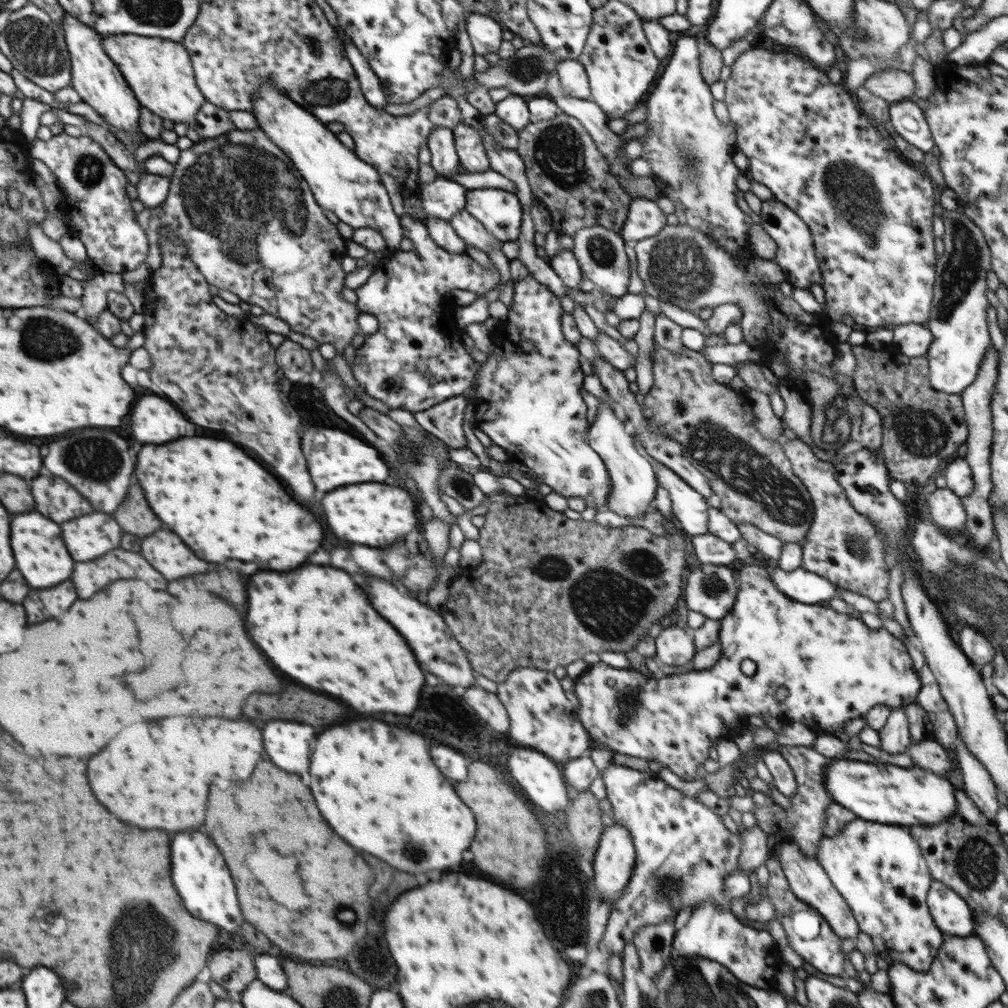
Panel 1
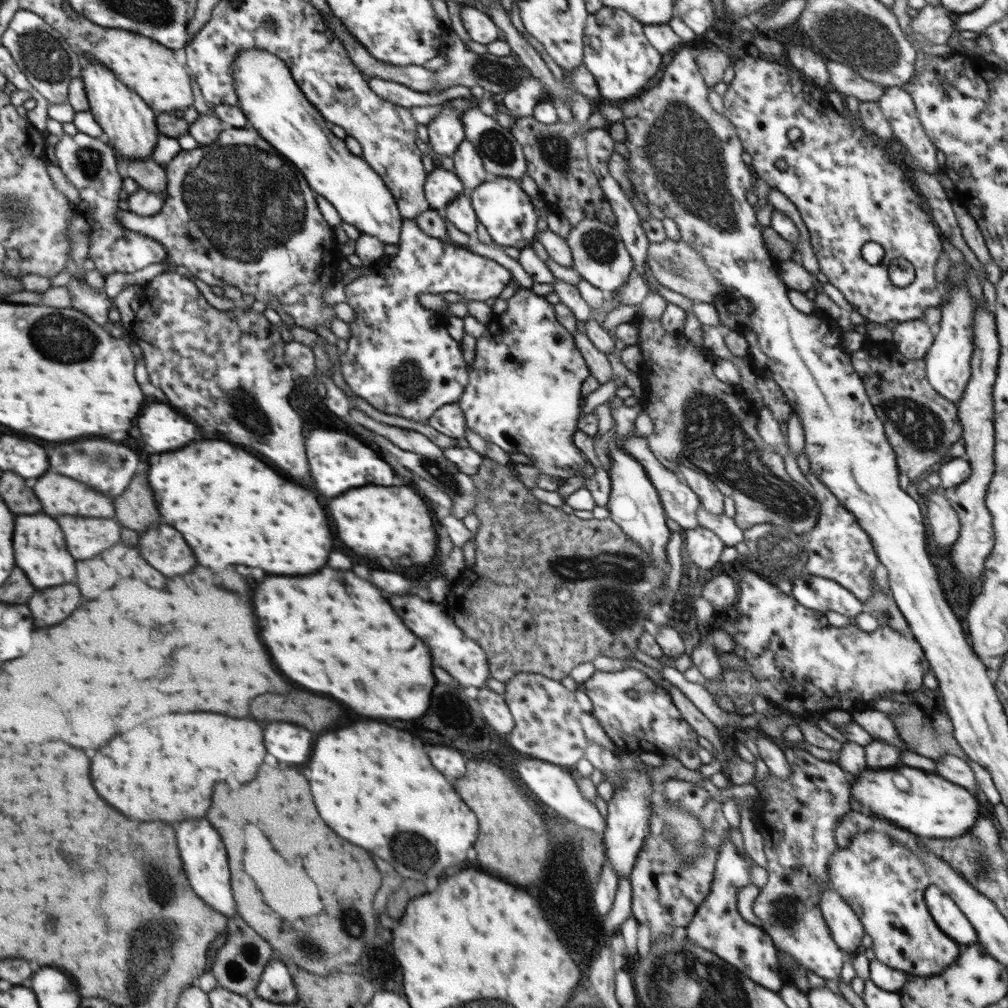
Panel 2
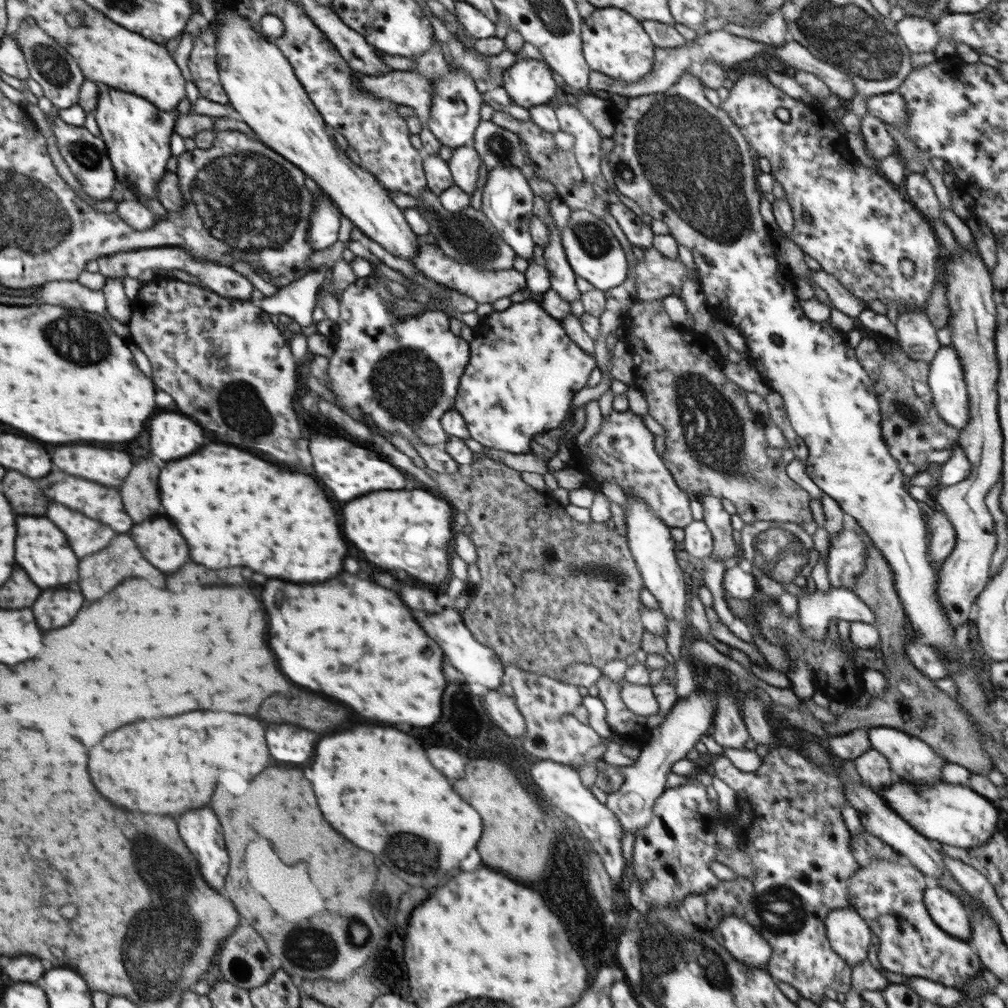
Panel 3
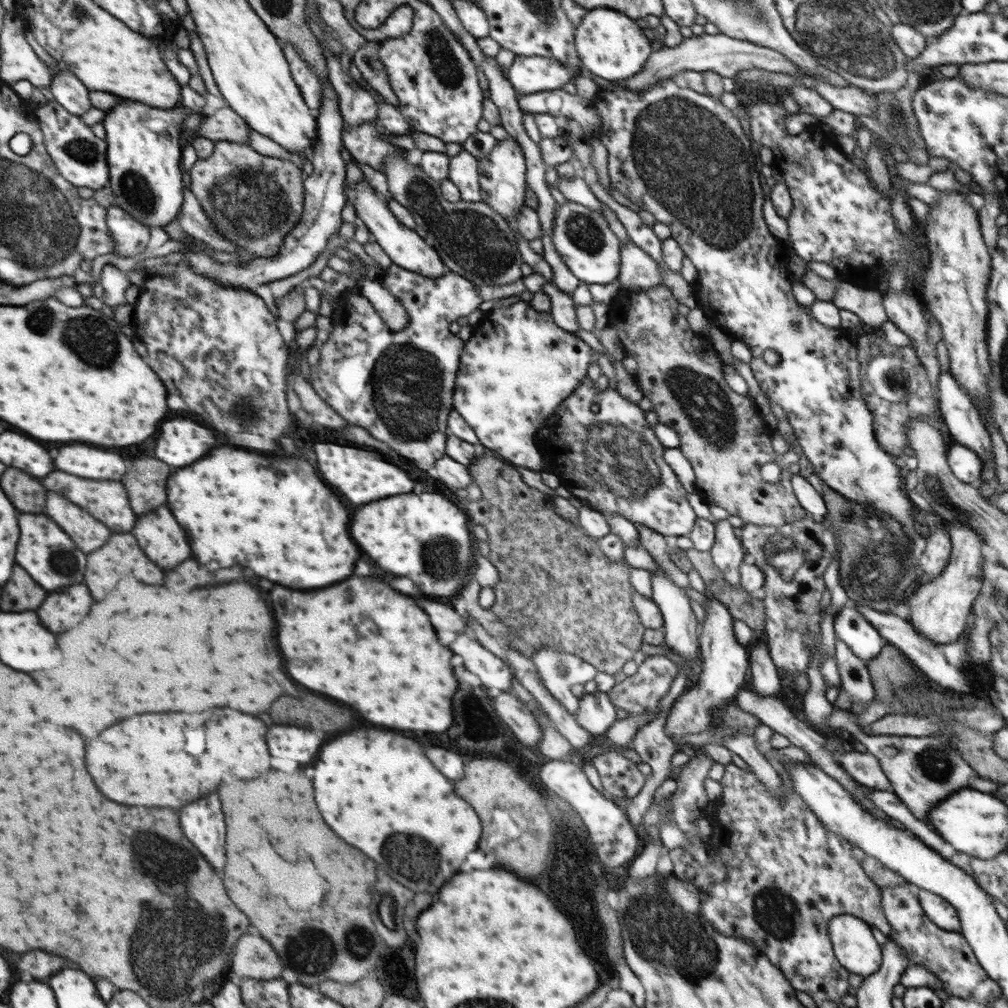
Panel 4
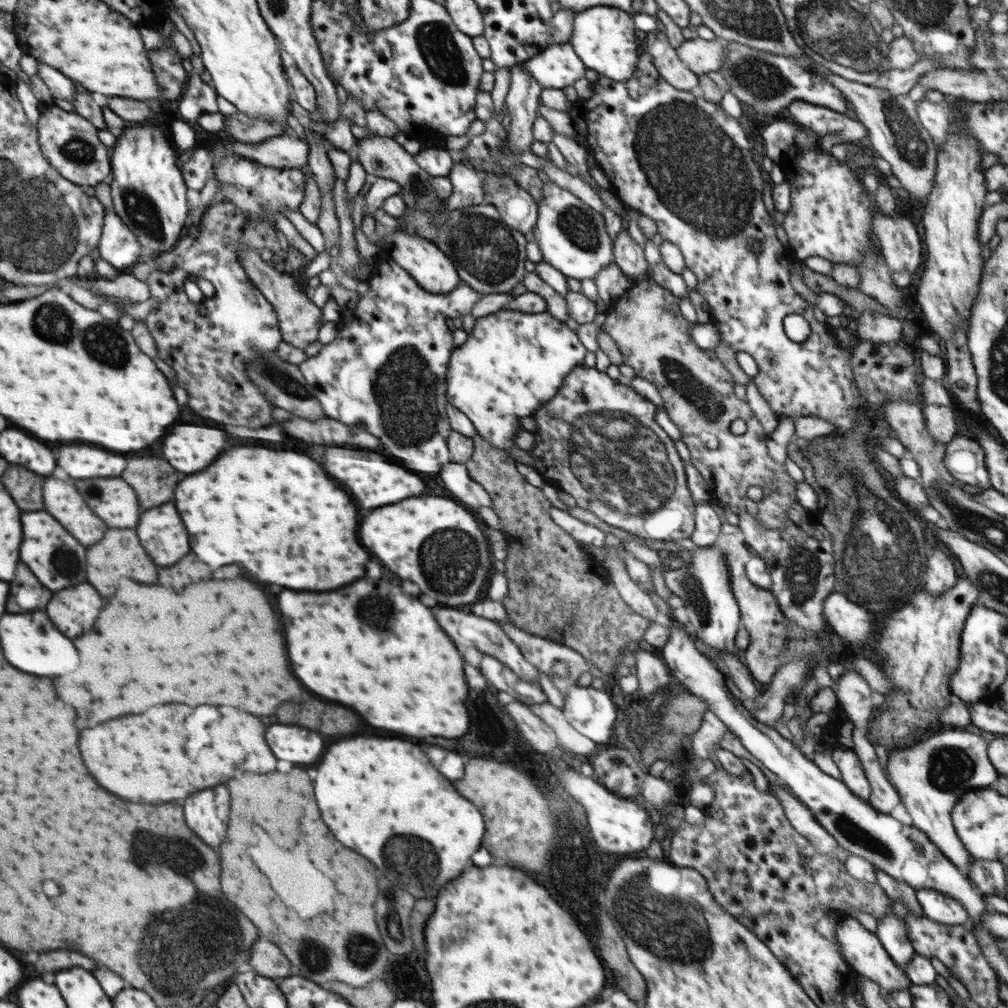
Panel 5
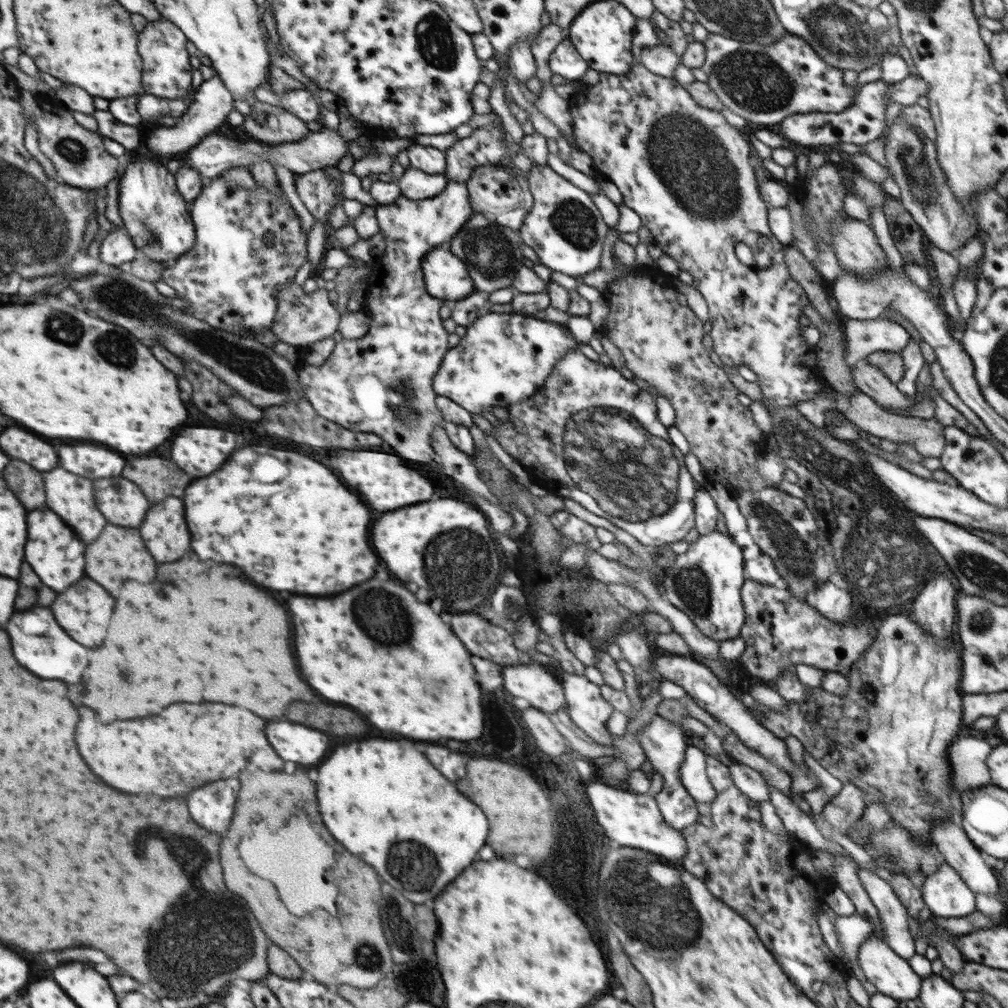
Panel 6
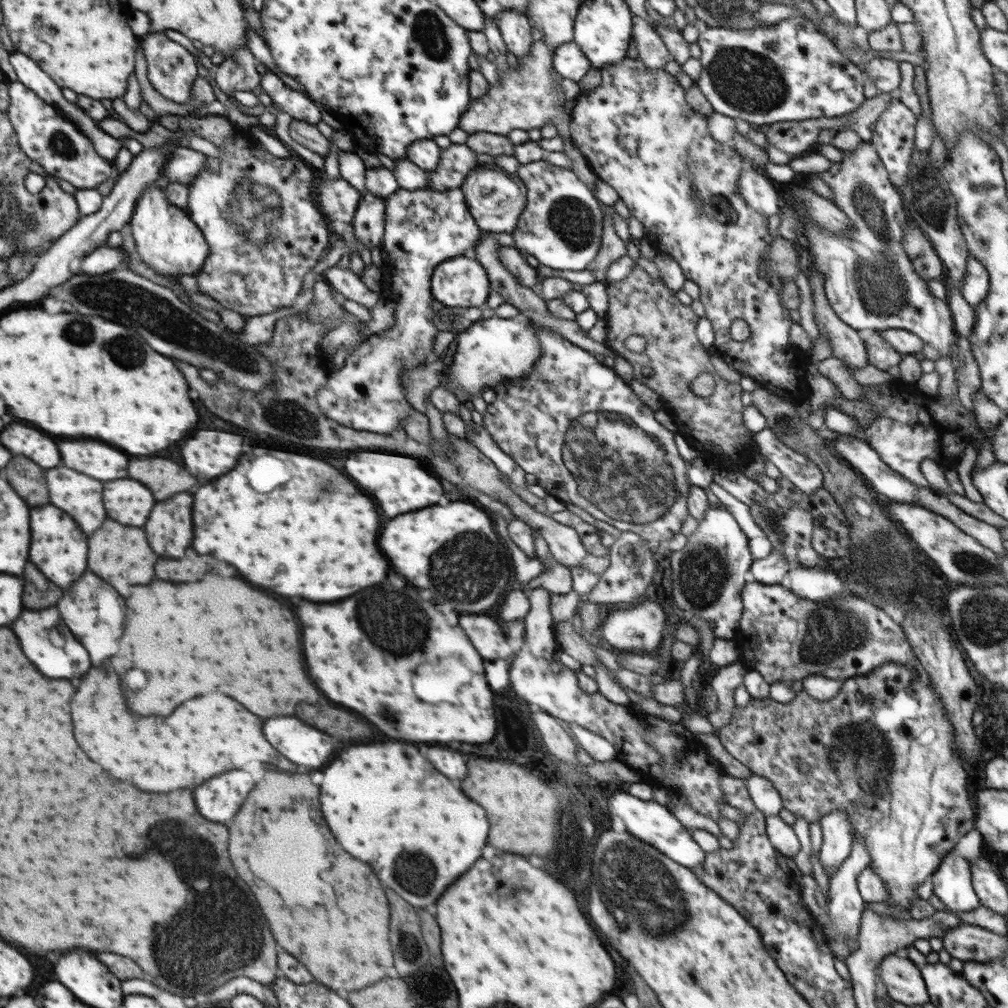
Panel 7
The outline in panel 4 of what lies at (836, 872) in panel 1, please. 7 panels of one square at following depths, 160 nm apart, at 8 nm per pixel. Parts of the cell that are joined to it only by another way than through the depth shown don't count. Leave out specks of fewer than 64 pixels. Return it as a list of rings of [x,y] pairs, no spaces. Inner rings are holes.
[[[905,881],[900,886],[881,887],[880,897],[882,914],[886,915],[892,928],[887,936],[890,936],[890,938],[899,944],[899,948],[903,950],[909,960],[909,966],[922,965],[926,967],[930,973],[939,978],[939,981],[943,984],[942,988],[950,995],[964,999],[973,998],[980,1004],[991,1004],[995,998],[1003,996],[999,984],[995,980],[992,980],[982,966],[980,966],[965,936],[961,932],[945,931],[938,928],[938,926],[925,915],[916,891],[917,888],[914,884]]]

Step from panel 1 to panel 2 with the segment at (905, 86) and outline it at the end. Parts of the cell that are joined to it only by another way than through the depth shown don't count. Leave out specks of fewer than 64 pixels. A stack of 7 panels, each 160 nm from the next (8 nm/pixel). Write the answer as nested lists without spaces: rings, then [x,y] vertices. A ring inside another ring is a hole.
[[[828,60],[827,69],[828,88],[838,91],[843,97],[853,96],[860,101],[877,101],[886,90],[886,86],[878,86],[871,80],[866,80],[845,63]]]

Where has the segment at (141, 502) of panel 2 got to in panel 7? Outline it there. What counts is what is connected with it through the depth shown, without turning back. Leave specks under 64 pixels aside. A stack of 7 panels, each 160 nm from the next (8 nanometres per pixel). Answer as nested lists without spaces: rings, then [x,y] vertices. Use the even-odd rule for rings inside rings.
[[[166,458],[132,460],[128,476],[148,486],[156,500],[166,500],[172,494],[188,490],[192,484],[196,484],[196,478],[188,470]]]

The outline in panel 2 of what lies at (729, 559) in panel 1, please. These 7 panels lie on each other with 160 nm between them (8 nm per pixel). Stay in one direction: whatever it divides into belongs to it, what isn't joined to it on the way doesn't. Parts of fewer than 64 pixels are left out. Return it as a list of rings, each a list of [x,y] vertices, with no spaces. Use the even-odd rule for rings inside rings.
[[[698,525],[693,529],[683,530],[686,552],[690,560],[701,569],[714,572],[725,544],[711,530]]]

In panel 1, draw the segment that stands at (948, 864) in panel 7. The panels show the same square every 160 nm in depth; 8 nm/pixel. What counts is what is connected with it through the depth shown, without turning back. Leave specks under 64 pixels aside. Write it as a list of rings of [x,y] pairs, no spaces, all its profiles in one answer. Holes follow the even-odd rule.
[[[932,881],[927,892],[927,906],[936,926],[945,935],[964,937],[974,934],[976,924],[970,906],[961,895],[954,892],[947,884],[940,881]]]

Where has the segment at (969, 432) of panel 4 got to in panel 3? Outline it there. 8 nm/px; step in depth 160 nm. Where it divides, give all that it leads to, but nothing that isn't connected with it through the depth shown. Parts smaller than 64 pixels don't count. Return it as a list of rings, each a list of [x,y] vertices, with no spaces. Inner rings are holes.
[[[942,346],[930,362],[927,385],[939,415],[959,432],[968,425],[969,396],[963,366],[953,346]]]

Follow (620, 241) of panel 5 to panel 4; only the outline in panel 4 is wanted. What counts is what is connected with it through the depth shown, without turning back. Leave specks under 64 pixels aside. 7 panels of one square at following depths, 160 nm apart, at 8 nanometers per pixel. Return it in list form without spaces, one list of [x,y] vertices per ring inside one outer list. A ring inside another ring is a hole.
[[[630,239],[625,244],[621,243],[620,249],[620,276],[618,278],[622,288],[630,289],[636,292],[646,292],[653,289],[654,286],[664,286],[662,281],[662,272],[659,271],[658,263],[636,246]]]

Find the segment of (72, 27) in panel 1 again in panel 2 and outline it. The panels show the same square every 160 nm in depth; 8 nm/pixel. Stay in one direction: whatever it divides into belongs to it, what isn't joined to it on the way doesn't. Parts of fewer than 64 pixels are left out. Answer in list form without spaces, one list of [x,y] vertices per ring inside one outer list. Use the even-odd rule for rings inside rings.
[[[96,58],[87,60],[88,65],[82,69],[80,77],[85,84],[89,111],[102,127],[105,141],[110,144],[115,155],[122,155],[128,160],[150,158],[160,135],[156,124],[158,113],[152,110],[139,94],[120,82],[111,70],[106,70],[108,67]]]

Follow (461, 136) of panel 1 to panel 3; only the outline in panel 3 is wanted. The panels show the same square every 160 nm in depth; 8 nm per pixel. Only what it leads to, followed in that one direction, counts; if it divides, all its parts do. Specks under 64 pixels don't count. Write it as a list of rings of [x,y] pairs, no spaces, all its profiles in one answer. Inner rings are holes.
[[[472,144],[456,148],[447,164],[454,178],[455,186],[472,196],[478,186],[480,165],[482,164],[482,160]]]

